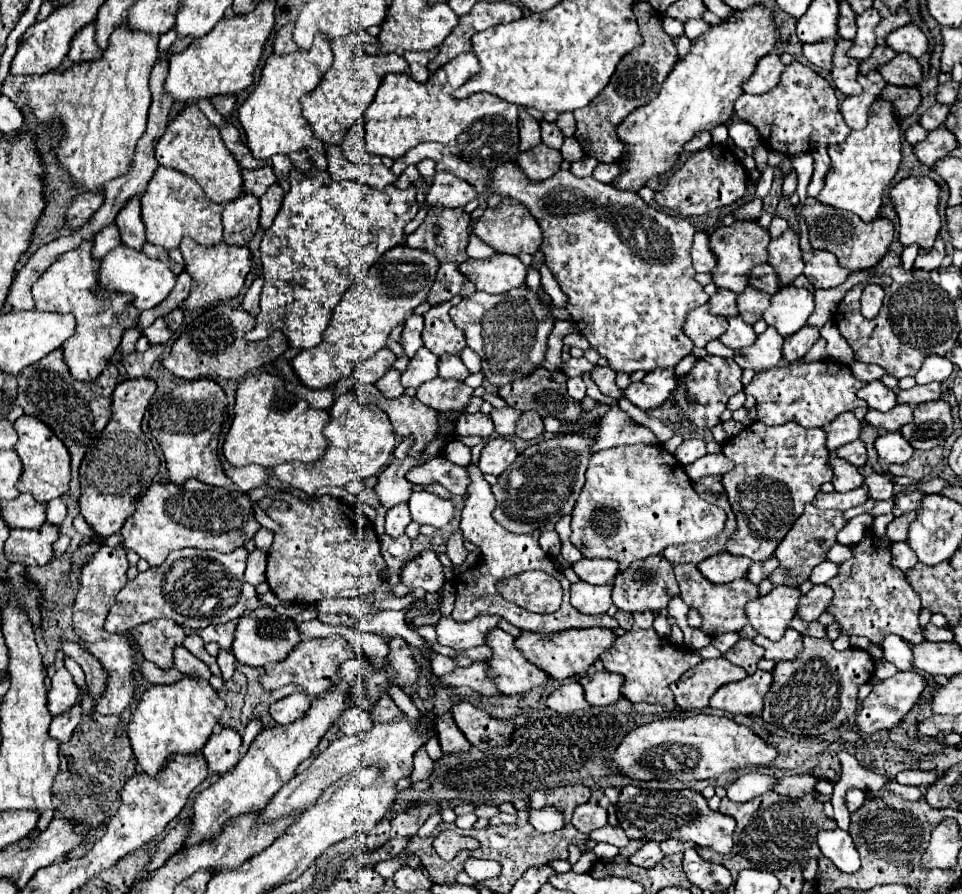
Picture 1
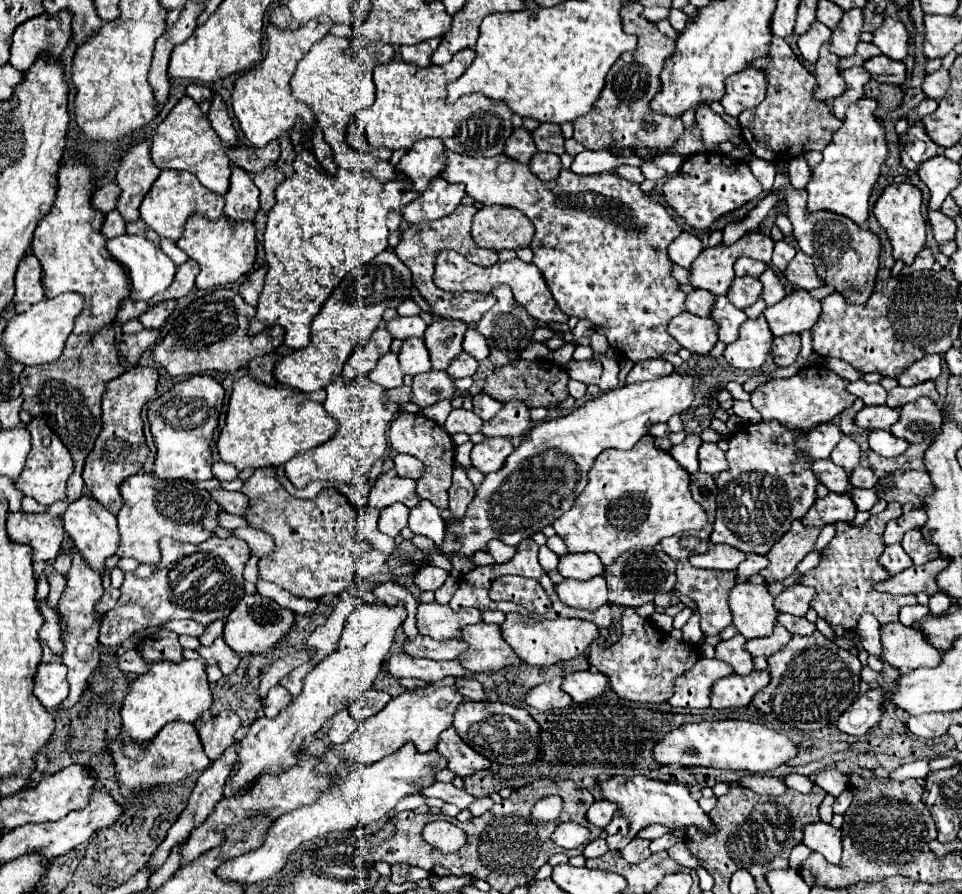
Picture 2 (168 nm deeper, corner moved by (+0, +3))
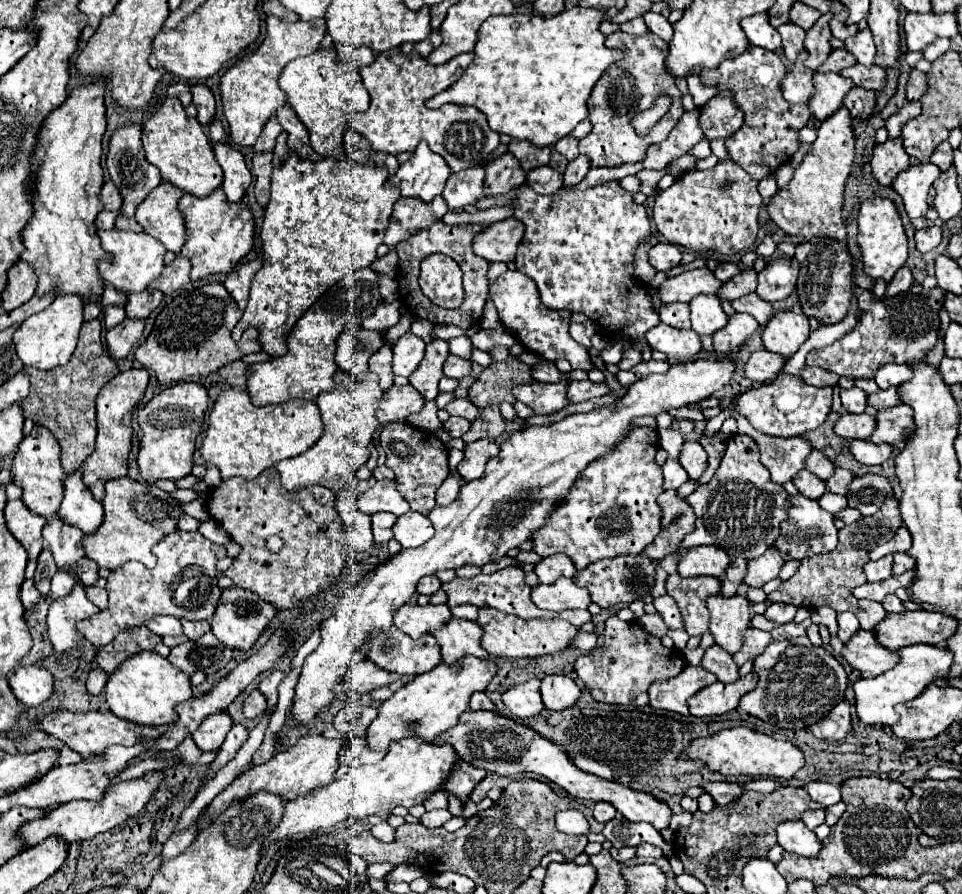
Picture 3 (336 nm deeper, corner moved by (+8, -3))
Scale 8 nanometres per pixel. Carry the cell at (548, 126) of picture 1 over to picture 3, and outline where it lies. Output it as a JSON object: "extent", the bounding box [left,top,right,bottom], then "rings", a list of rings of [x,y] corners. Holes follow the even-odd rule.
{"extent":[508,139,552,171],"rings":[[[516,139],[510,141],[508,151],[520,161],[524,171],[530,171],[540,165],[548,165],[552,147],[532,147],[532,143],[520,143]]]}

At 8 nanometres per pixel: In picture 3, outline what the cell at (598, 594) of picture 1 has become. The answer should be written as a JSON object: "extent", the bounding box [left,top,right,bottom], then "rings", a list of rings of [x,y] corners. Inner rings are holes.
{"extent":[532,579,592,611],"rings":[[[558,579],[552,585],[536,585],[532,589],[532,601],[540,609],[564,611],[564,609],[588,609],[592,603],[588,591],[578,587],[572,579]]]}

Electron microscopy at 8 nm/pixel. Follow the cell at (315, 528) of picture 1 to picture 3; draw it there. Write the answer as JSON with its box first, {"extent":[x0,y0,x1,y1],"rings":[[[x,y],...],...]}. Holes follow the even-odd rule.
{"extent":[208,467,356,609],"rings":[[[274,467],[266,469],[252,481],[240,477],[222,481],[222,485],[210,493],[208,511],[242,547],[242,553],[224,575],[234,579],[236,587],[250,589],[276,609],[292,609],[300,601],[334,587],[356,552],[352,537],[336,511],[334,499],[334,493],[320,485],[288,493],[280,485],[280,475]],[[270,535],[278,535],[284,541],[280,553],[270,553],[266,549],[266,537]]]}

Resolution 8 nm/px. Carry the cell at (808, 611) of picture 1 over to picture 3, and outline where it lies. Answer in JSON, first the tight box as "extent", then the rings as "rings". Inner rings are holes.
{"extent":[764,603,796,623],"rings":[[[770,603],[764,615],[766,615],[770,621],[776,621],[776,623],[790,623],[790,621],[794,621],[796,607],[786,605],[786,603]]]}

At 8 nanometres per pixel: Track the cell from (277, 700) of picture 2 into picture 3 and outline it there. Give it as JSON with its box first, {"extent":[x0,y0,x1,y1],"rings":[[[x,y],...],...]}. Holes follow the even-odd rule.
{"extent":[242,689,266,719],"rings":[[[254,689],[254,691],[246,697],[244,707],[242,707],[242,713],[244,713],[248,719],[254,719],[254,717],[262,715],[264,711],[266,711],[266,699],[264,699],[264,695],[262,695],[258,689]]]}

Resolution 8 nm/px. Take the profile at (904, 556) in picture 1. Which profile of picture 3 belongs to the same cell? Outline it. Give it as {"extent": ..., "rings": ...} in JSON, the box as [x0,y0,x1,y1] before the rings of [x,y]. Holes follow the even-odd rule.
{"extent":[864,555,892,583],"rings":[[[886,555],[878,561],[868,561],[864,565],[864,573],[868,577],[868,583],[878,583],[892,577],[892,555]]]}

